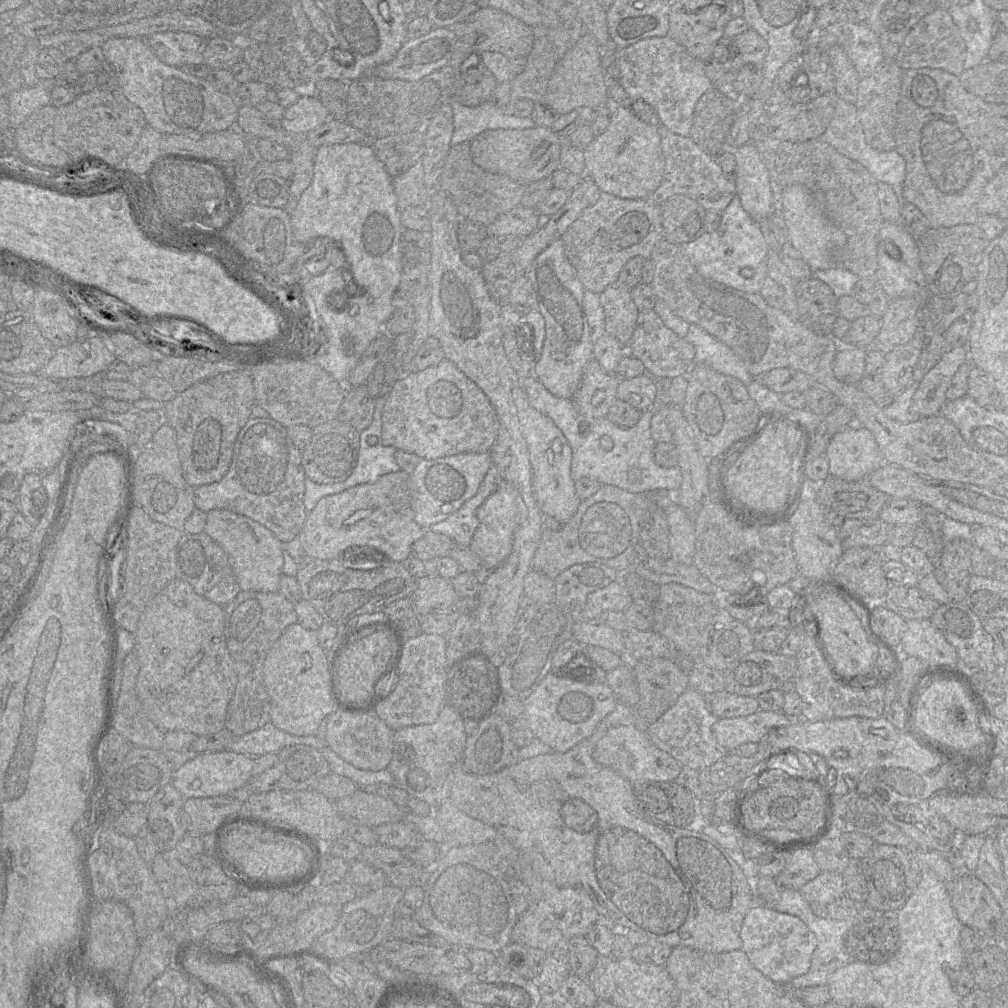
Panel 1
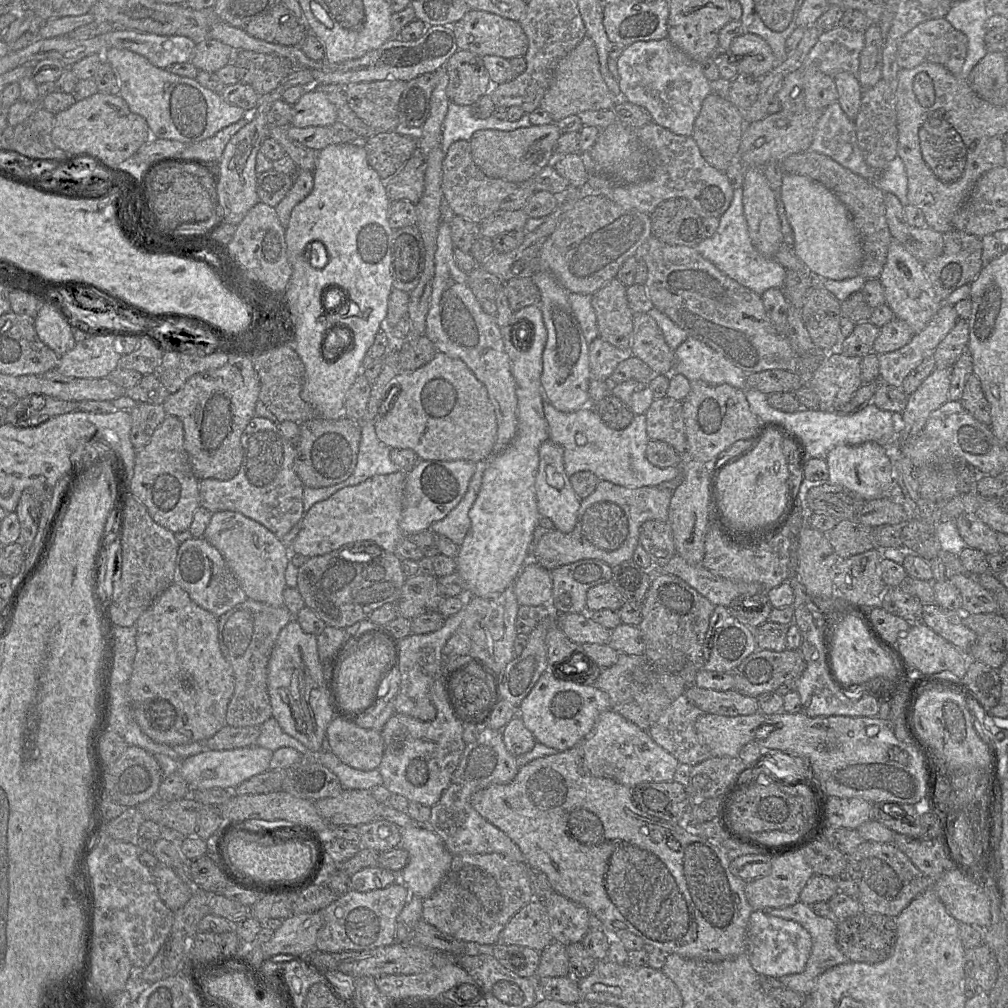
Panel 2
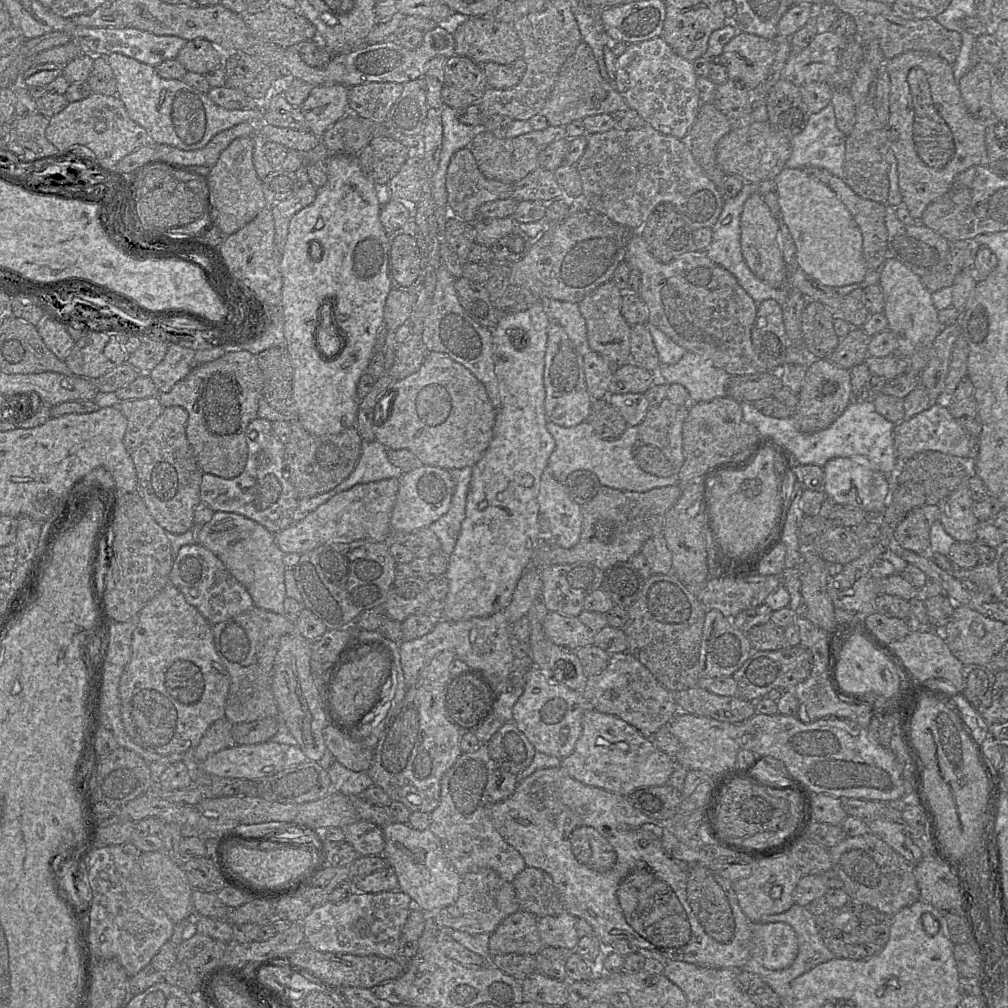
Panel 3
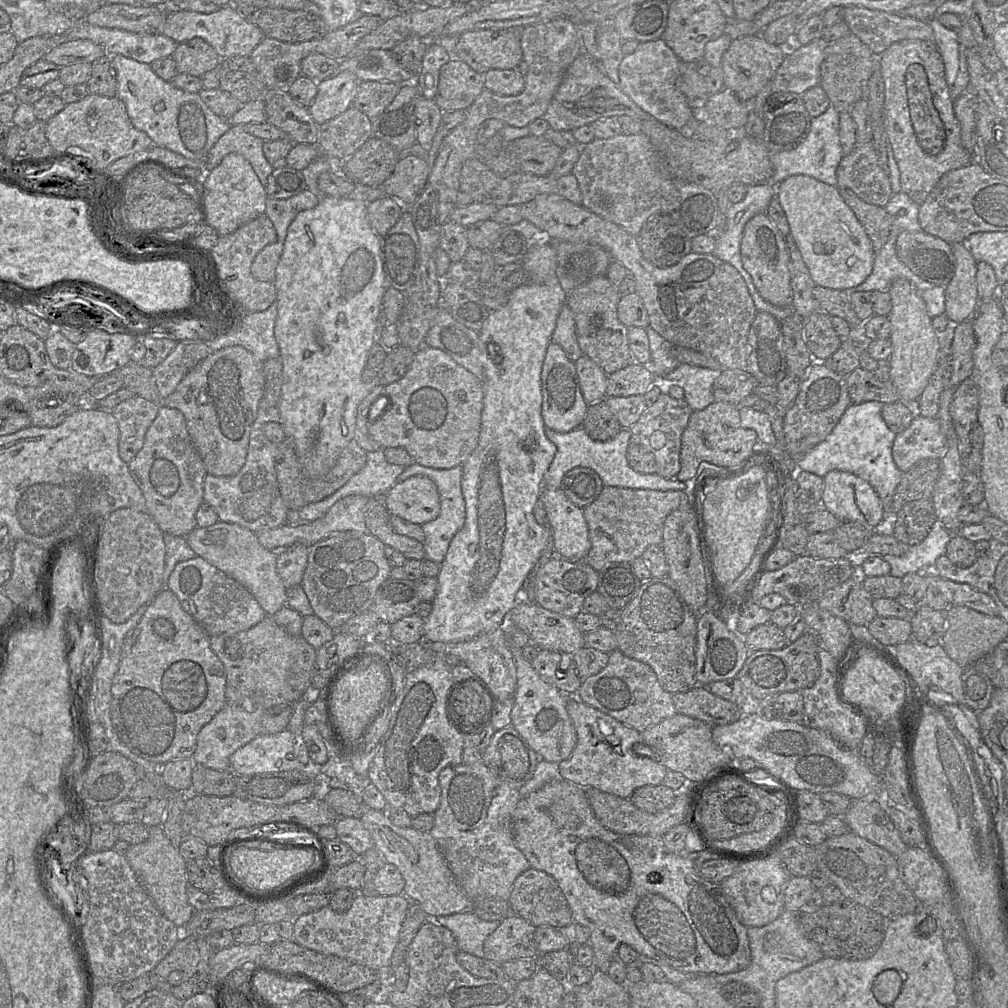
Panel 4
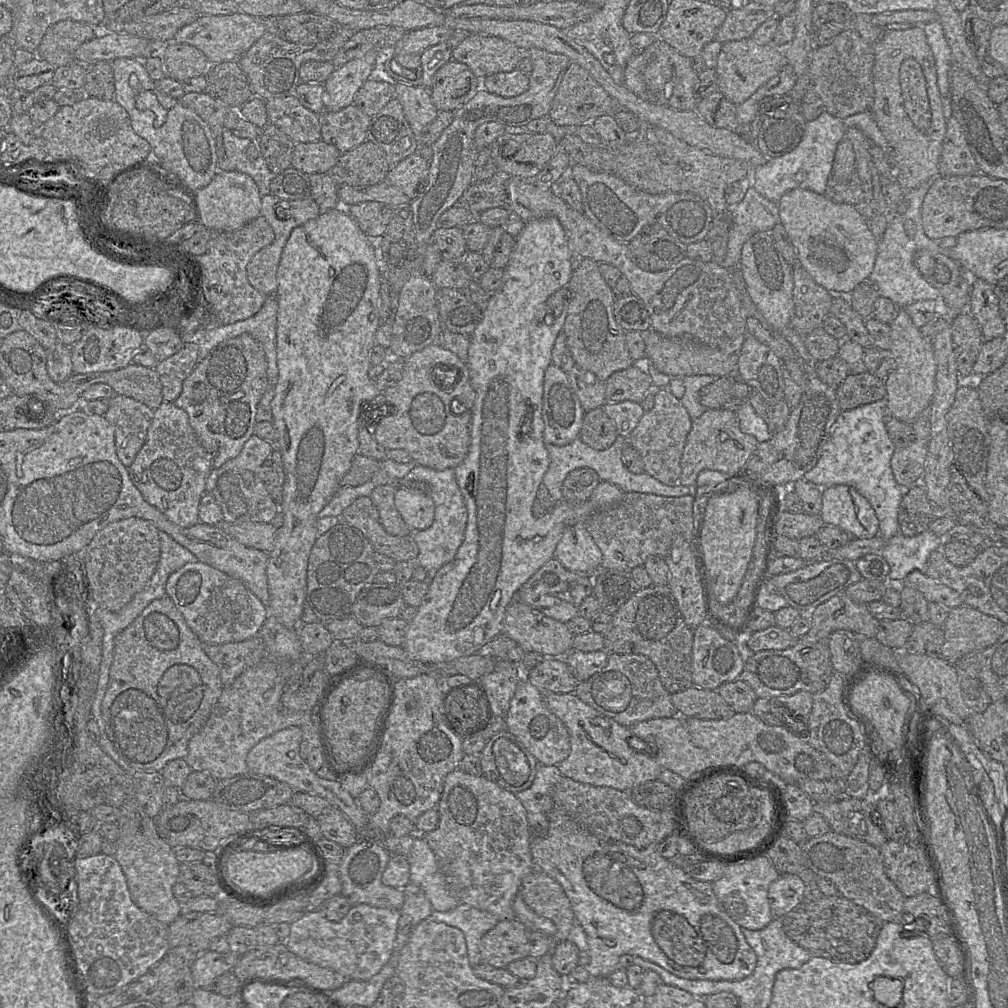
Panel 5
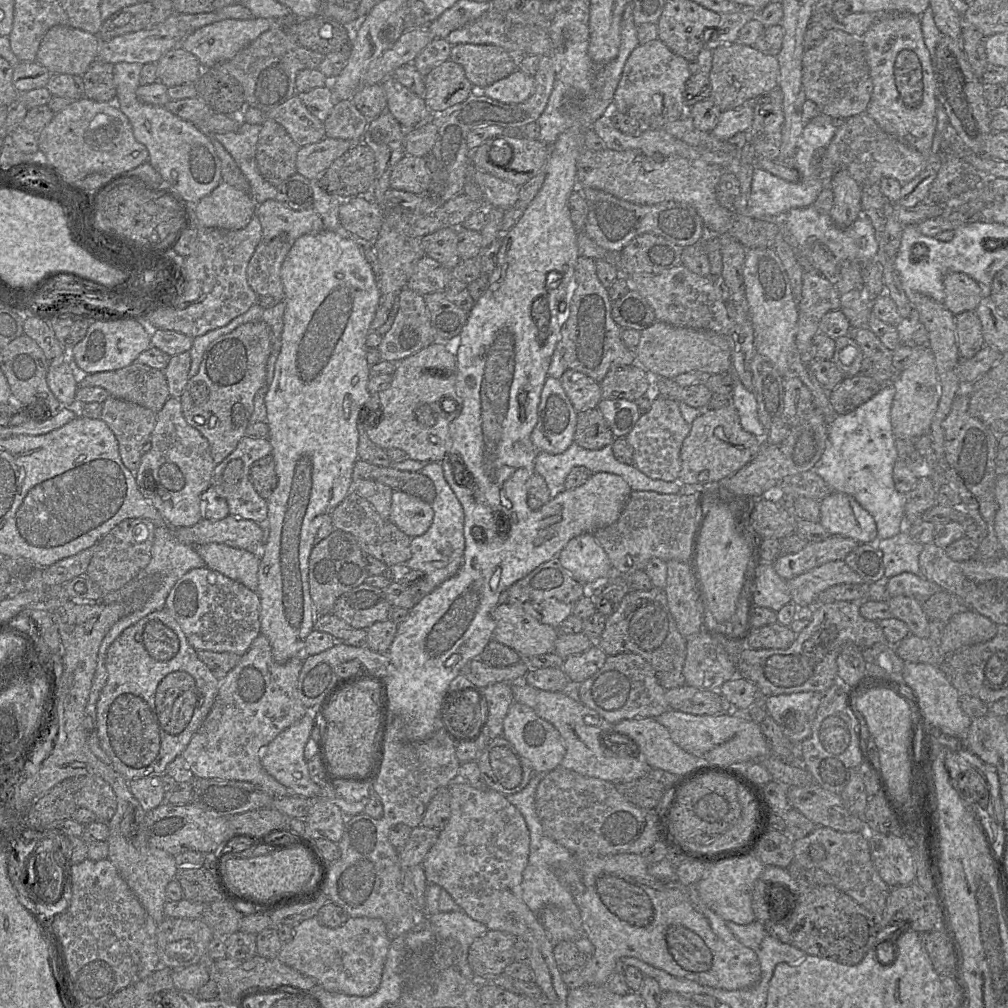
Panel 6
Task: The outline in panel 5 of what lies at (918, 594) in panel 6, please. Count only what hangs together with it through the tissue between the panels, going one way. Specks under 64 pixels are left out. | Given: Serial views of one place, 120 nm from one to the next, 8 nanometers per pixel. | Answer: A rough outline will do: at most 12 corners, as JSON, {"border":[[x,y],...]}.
{"border":[[919,570],[902,584],[947,609],[964,605],[954,589]]}

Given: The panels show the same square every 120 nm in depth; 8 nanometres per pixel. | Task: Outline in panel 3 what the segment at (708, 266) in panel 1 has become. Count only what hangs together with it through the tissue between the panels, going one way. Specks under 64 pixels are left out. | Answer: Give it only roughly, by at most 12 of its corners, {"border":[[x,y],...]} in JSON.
{"border":[[758,184],[725,200],[705,254],[732,273],[759,305],[781,306],[790,284],[758,279],[741,249],[741,214]]}

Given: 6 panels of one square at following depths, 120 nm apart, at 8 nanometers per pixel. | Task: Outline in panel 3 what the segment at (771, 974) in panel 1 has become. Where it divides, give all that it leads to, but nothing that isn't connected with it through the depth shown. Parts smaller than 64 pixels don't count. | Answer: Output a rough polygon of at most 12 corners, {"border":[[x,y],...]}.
{"border":[[754,922],[752,955],[765,968],[788,967],[798,952],[785,922]]}

